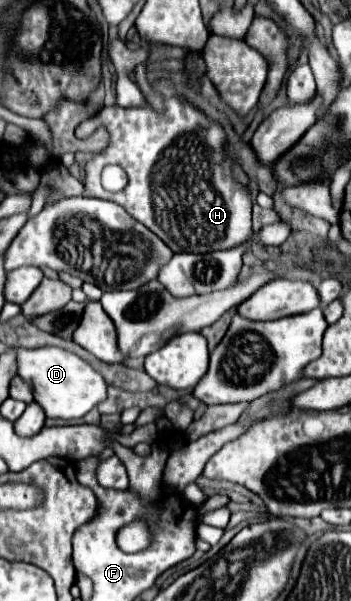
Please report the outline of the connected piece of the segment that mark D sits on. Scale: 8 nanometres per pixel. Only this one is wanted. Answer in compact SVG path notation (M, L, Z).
M44 346L36 350L20 348L18 350L18 376L30 382L34 392L34 402L38 402L48 418L82 418L92 408L108 398L108 384L100 372L96 372L80 356L66 352L56 346Z

